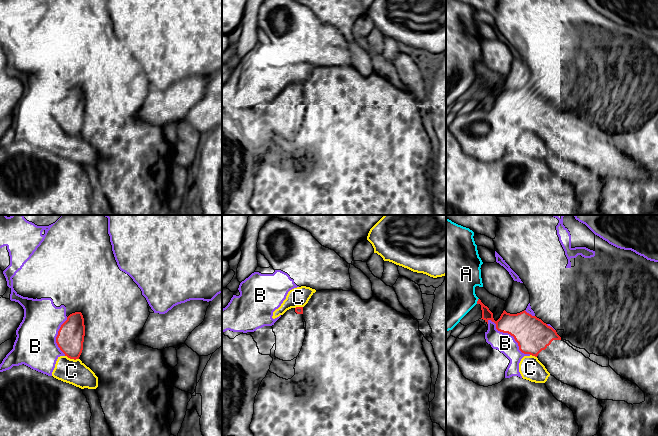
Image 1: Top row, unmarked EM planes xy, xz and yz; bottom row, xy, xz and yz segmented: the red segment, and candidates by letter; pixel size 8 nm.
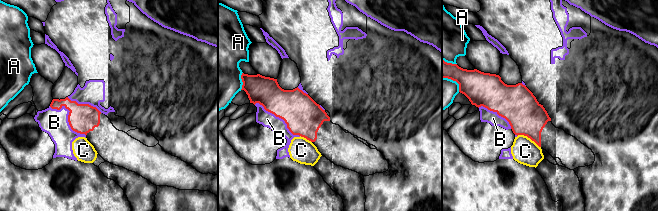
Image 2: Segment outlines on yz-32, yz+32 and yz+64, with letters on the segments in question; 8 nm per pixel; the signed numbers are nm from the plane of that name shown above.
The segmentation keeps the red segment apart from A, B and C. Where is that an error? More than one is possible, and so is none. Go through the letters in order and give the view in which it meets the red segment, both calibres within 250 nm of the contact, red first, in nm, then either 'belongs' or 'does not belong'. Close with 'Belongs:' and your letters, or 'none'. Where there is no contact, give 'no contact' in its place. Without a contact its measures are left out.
A: yz | 80/440 nm | does not belong
B: yz | 280/160 nm | does not belong
C: xy | 220/200 nm | does not belong
Belongs: none

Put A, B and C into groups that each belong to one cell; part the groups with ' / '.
A / B / C

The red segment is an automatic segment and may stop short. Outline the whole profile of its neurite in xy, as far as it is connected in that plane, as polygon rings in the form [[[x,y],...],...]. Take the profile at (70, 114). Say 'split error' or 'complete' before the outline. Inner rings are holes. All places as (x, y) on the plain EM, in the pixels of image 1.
complete | [[[75,88],[67,93],[61,101],[56,119],[60,126],[70,135],[79,135],[85,112],[84,94],[81,88]]]

